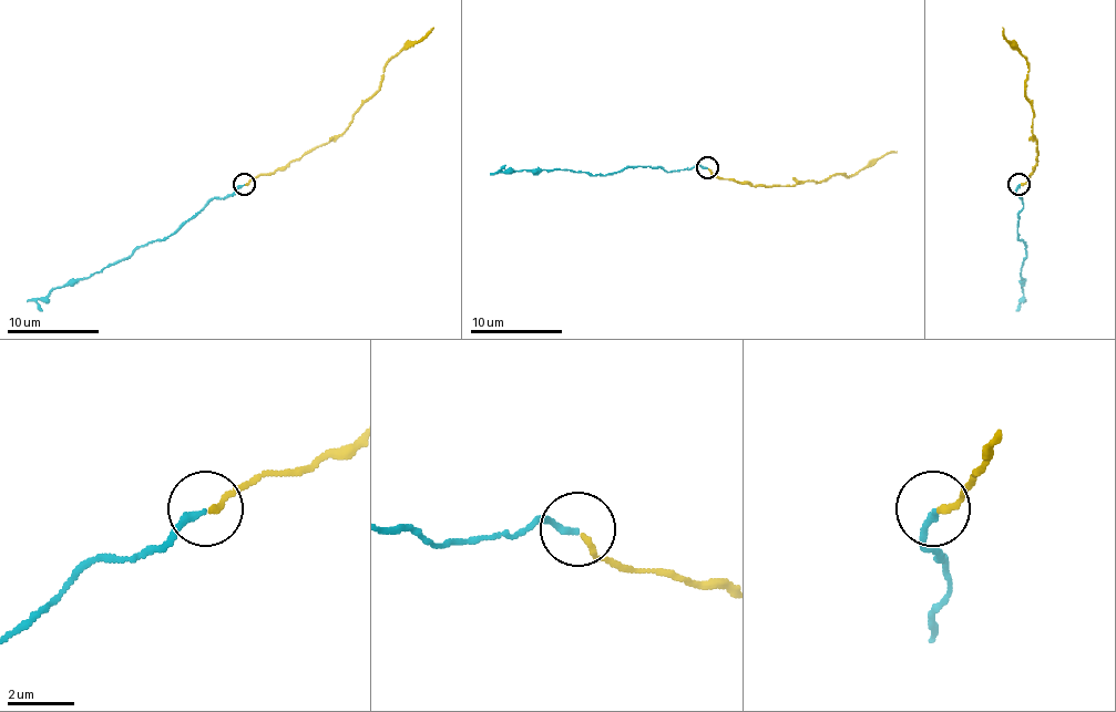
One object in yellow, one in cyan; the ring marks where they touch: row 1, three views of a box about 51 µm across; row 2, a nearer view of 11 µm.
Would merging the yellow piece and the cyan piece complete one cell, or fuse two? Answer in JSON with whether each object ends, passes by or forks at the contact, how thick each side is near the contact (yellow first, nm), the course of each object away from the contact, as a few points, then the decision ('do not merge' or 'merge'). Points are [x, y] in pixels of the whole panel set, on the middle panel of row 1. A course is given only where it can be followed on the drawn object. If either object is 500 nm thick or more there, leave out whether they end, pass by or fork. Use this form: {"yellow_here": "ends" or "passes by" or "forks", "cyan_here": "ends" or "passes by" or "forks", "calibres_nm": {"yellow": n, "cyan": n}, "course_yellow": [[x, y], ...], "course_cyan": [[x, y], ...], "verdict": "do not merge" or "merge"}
{"yellow_here": "ends", "cyan_here": "ends", "calibres_nm": {"yellow": 150, "cyan": 200}, "course_yellow": [[709, 167], [714, 175], [737, 182], [795, 186], [842, 175], [852, 177], [884, 154], [896, 152]], "course_cyan": [[706, 167], [697, 165], [667, 173], [663, 167], [635, 165], [603, 175], [550, 171], [490, 175]], "verdict": "merge"}

